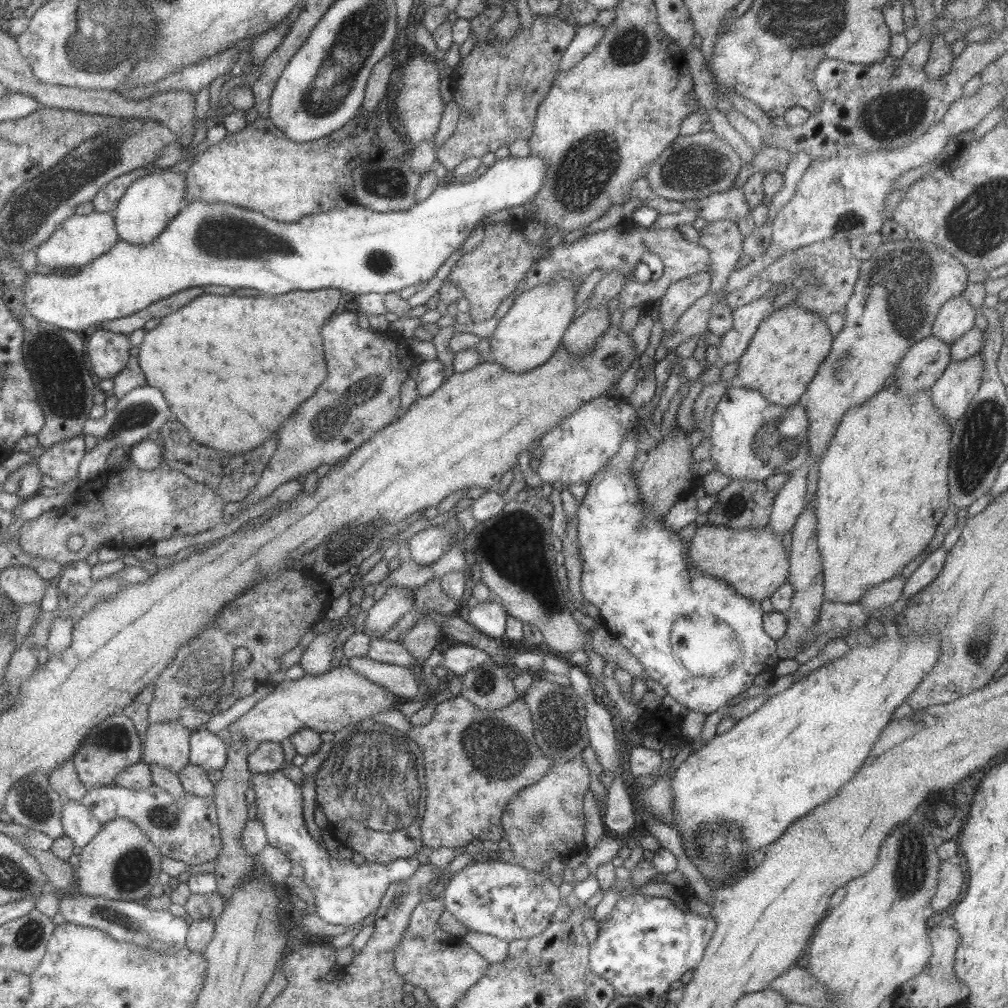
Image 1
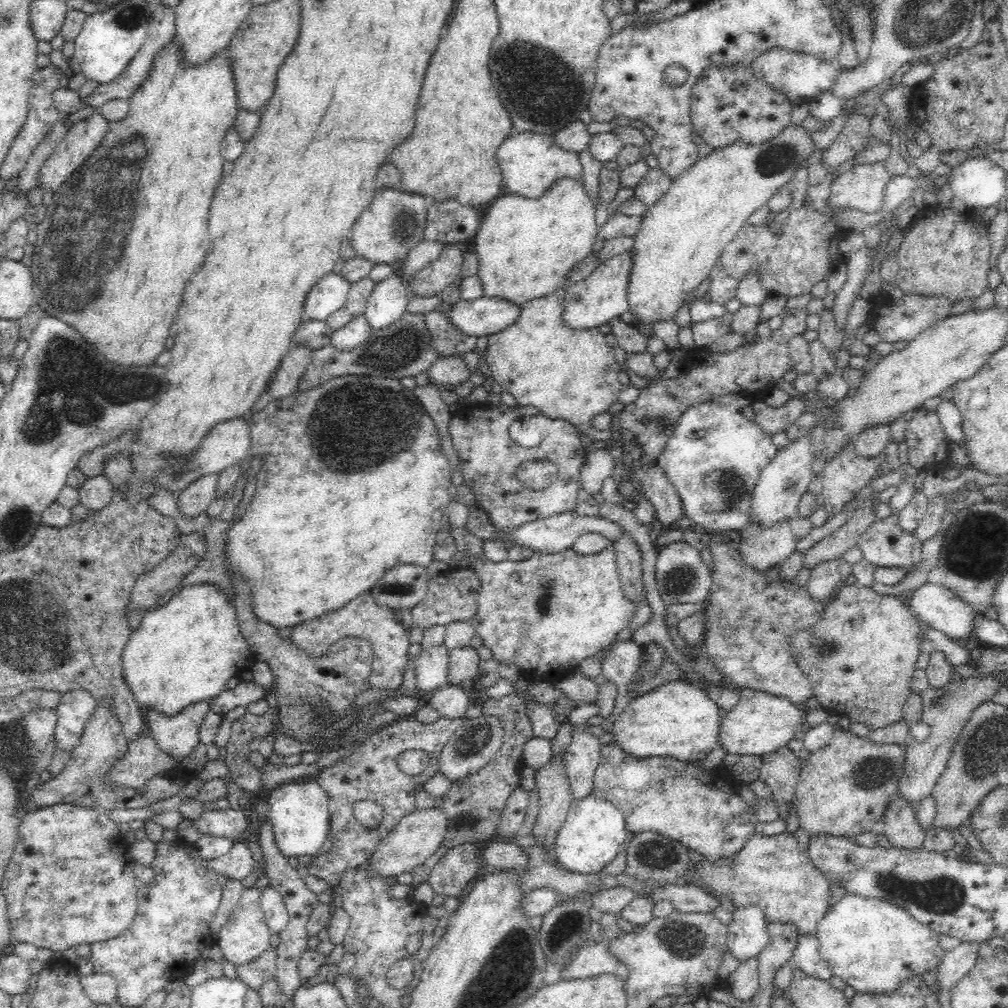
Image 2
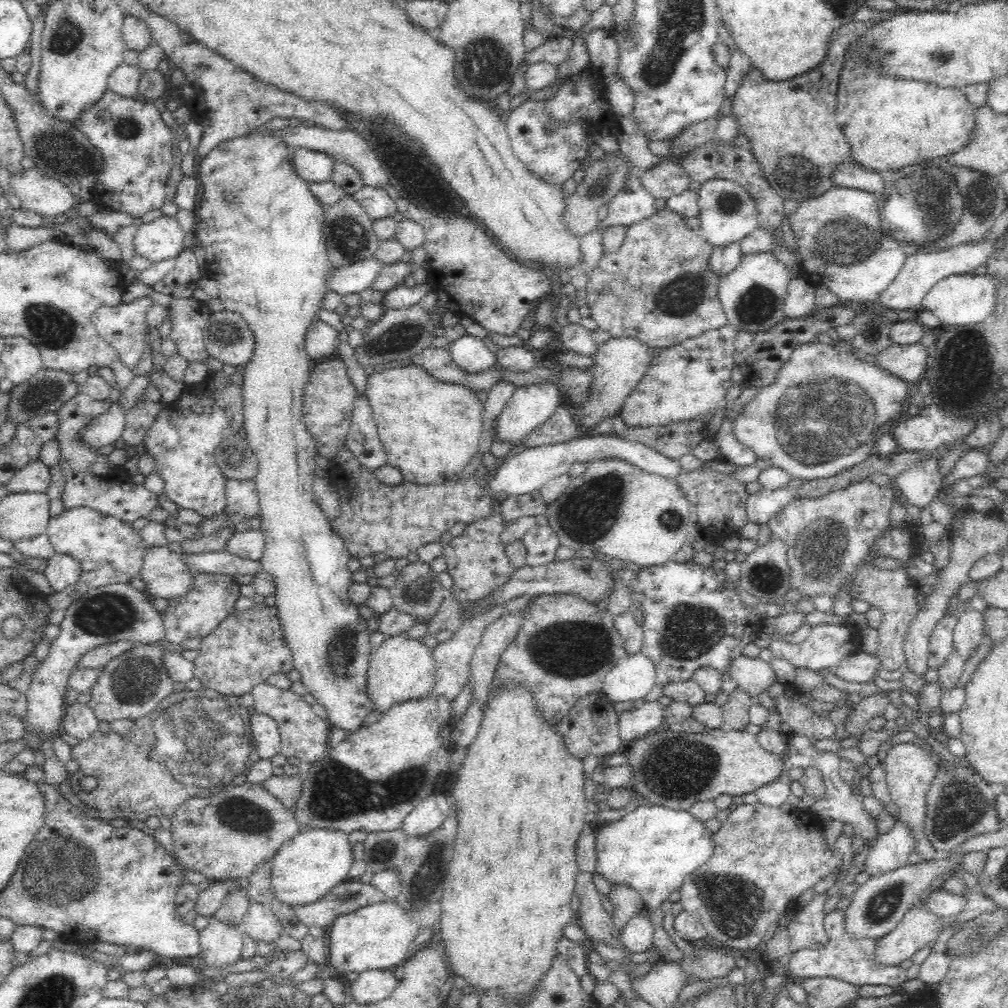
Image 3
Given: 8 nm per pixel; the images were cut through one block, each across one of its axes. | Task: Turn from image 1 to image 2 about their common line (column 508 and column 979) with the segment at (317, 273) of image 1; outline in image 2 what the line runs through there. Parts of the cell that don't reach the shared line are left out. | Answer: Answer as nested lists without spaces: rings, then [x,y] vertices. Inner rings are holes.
[[[978,155],[952,166],[947,182],[953,196],[964,200],[969,208],[988,208],[1006,198],[1006,174],[1001,166]]]

